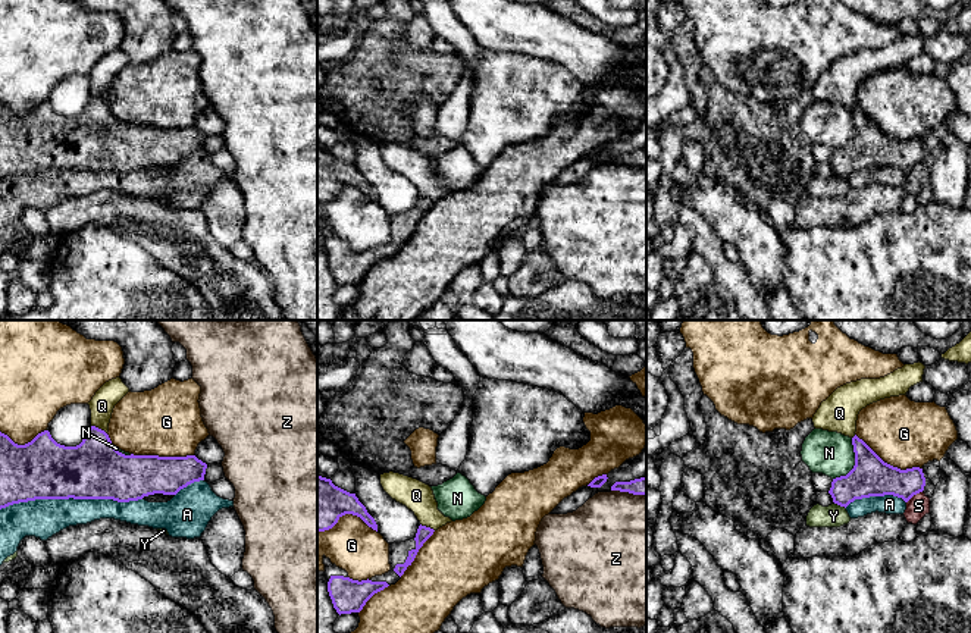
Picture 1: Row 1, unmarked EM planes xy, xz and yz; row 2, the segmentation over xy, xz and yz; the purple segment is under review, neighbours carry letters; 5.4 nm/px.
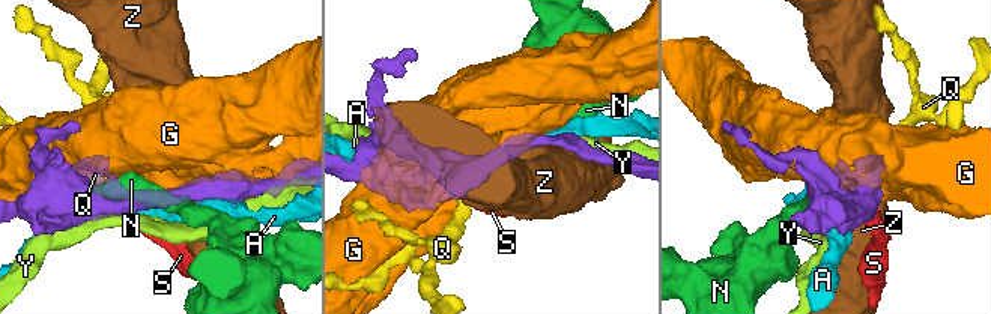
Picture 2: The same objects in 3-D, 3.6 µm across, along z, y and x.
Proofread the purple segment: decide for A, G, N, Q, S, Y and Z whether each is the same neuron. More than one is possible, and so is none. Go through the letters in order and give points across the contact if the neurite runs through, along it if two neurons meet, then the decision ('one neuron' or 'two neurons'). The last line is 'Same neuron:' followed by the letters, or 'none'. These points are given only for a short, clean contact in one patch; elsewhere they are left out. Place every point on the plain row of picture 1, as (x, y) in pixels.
A: two neurons
G: two neurons
N: two neurons
Q: border xy (91, 96), (106, 105); two neurons
S: border yz (921, 162), (907, 174); two neurons
Y: two neurons
Z: two neurons
Same neuron: none

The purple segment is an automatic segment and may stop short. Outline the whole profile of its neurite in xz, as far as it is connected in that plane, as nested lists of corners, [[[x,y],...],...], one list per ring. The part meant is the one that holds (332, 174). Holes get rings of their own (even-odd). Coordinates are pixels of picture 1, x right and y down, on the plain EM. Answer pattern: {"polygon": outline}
{"polygon": [[[317,147],[317,203],[332,200],[345,185],[360,188],[369,198],[378,203],[375,189],[367,184],[355,164],[335,157],[331,150]]]}

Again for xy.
{"polygon": [[[91,97],[76,117],[57,115],[48,101],[25,116],[15,115],[0,103],[0,181],[35,170],[113,170],[138,172],[163,164],[176,166],[194,153],[204,151],[207,135],[195,126],[159,128],[125,126],[116,120],[109,106]]]}

